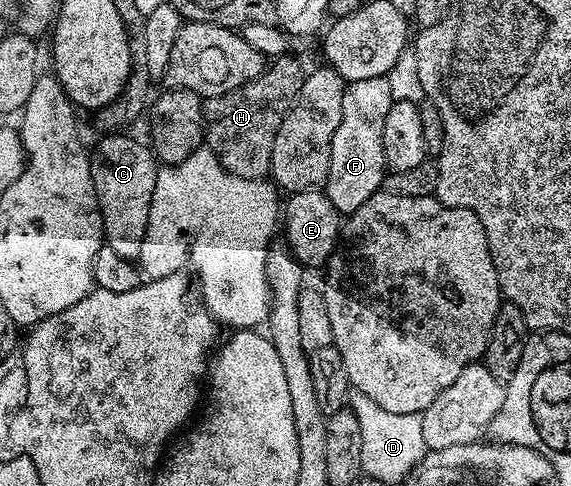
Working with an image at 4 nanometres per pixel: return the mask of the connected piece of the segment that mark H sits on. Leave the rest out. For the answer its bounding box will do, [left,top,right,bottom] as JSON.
[202,57,304,179]

